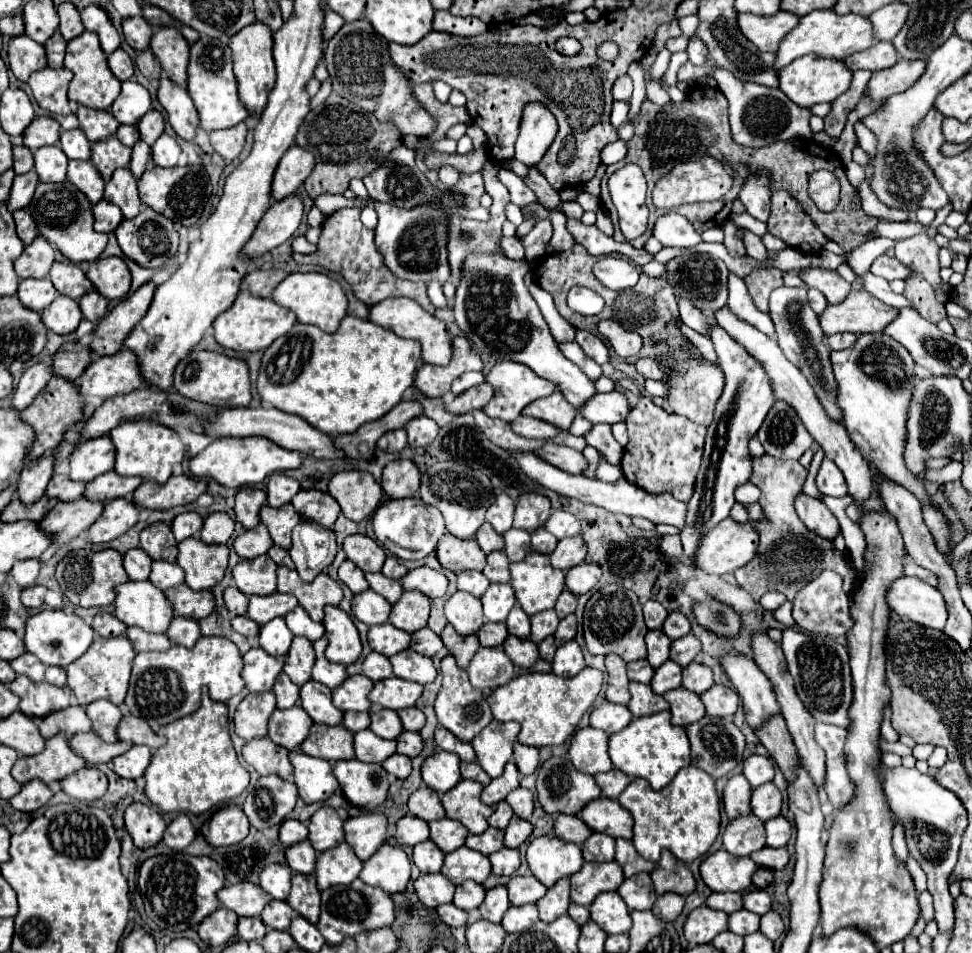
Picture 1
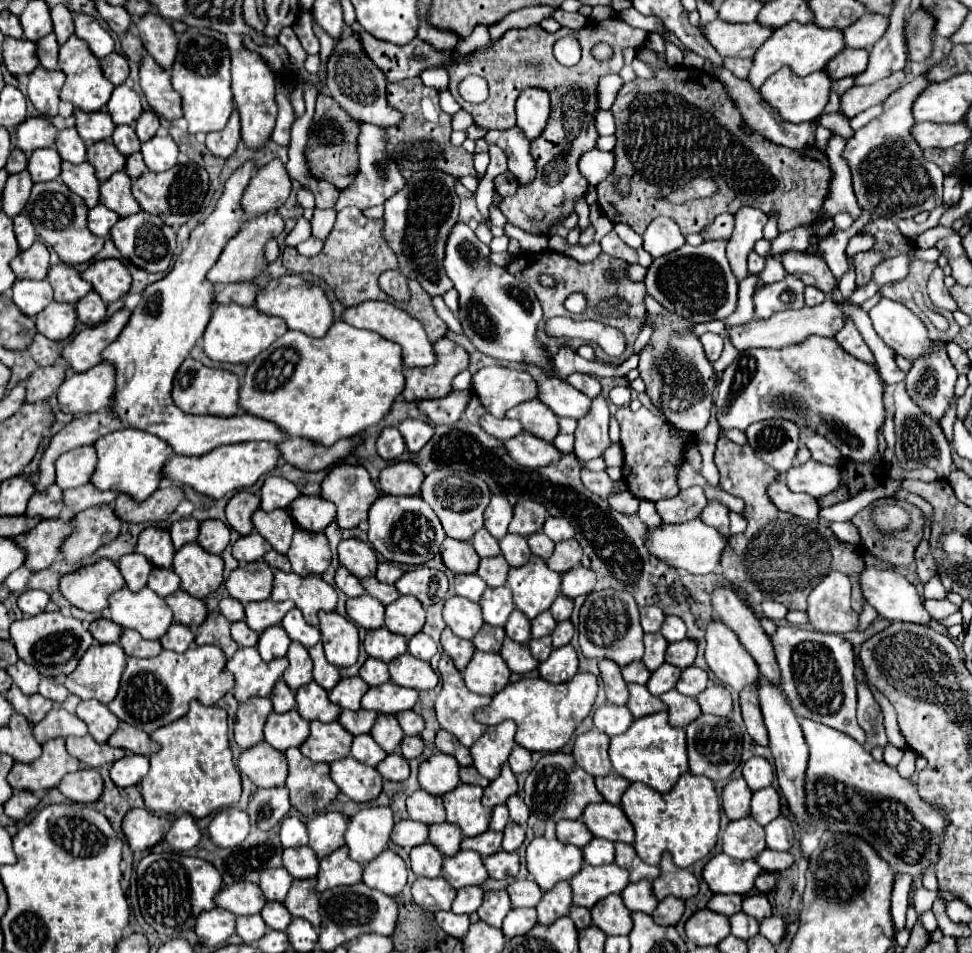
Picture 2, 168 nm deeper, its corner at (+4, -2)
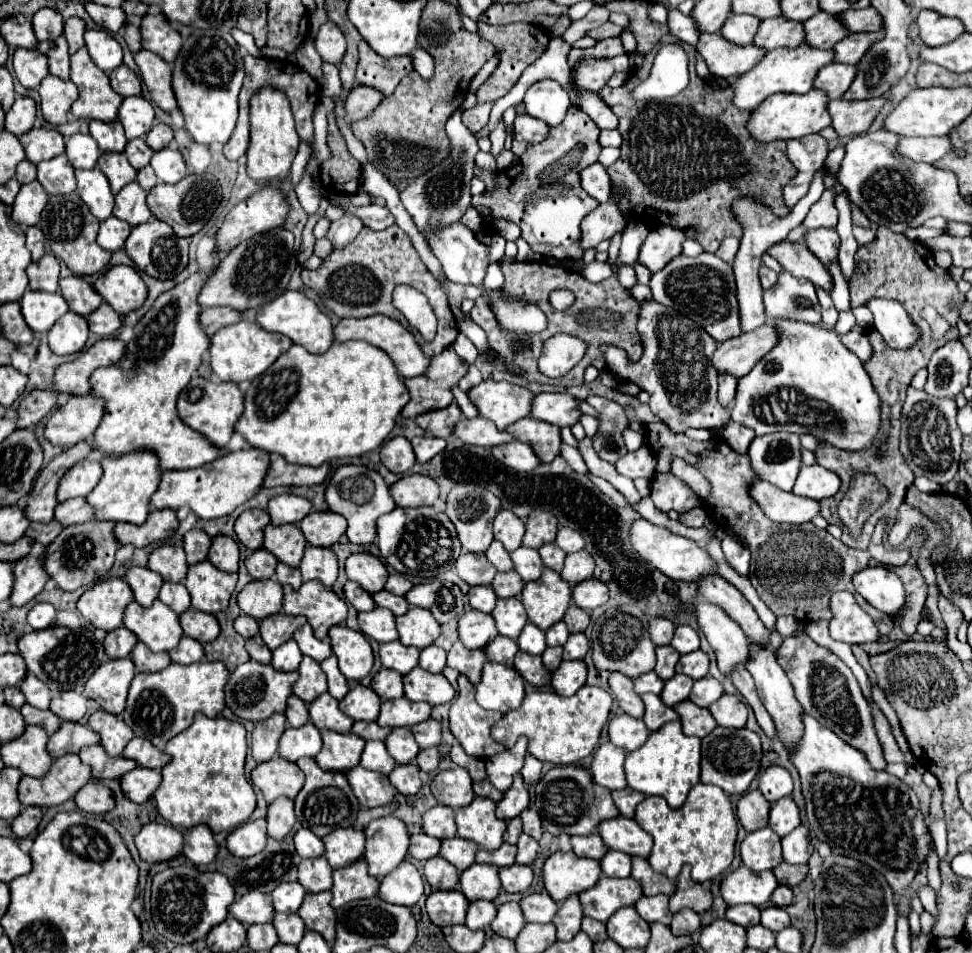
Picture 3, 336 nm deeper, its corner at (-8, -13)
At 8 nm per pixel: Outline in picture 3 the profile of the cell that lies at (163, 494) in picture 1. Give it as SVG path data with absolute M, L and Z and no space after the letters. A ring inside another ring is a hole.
M151 511L147 521L141 527L133 527L131 523L117 523L115 525L115 539L121 545L133 545L133 547L147 547L151 543L163 541L173 537L177 531L179 521L175 511Z

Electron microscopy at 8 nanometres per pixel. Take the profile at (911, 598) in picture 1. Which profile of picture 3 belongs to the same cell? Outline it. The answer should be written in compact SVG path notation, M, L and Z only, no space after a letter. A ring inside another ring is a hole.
M865 567L853 577L855 591L867 599L875 609L893 615L905 603L905 589L901 579L885 567Z

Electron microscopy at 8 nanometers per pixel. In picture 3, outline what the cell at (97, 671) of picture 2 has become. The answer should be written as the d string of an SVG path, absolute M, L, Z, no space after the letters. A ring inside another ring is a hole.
M129 657L108 660L93 673L93 679L87 681L85 693L87 697L99 701L107 713L119 715L125 709L127 689L133 677L135 667Z

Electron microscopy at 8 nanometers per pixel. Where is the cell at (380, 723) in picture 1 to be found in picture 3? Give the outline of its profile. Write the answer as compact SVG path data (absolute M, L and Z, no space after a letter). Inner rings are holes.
M405 727L401 729L393 729L391 735L385 739L385 745L387 745L387 751L393 759L397 759L399 765L403 763L413 763L413 759L417 757L419 753L419 745L417 741L413 739L413 733Z

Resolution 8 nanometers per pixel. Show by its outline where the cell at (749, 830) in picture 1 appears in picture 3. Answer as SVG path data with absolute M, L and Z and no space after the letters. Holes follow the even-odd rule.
M763 827L759 831L749 833L741 843L741 859L751 871L767 871L775 869L781 857L781 837L771 829Z

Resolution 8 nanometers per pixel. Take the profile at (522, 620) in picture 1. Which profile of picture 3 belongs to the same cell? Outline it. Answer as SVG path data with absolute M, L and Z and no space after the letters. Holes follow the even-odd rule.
M527 623L525 625L525 631L521 631L519 639L517 639L517 645L521 651L525 653L531 653L531 655L541 655L545 651L545 633L535 627L533 623Z

